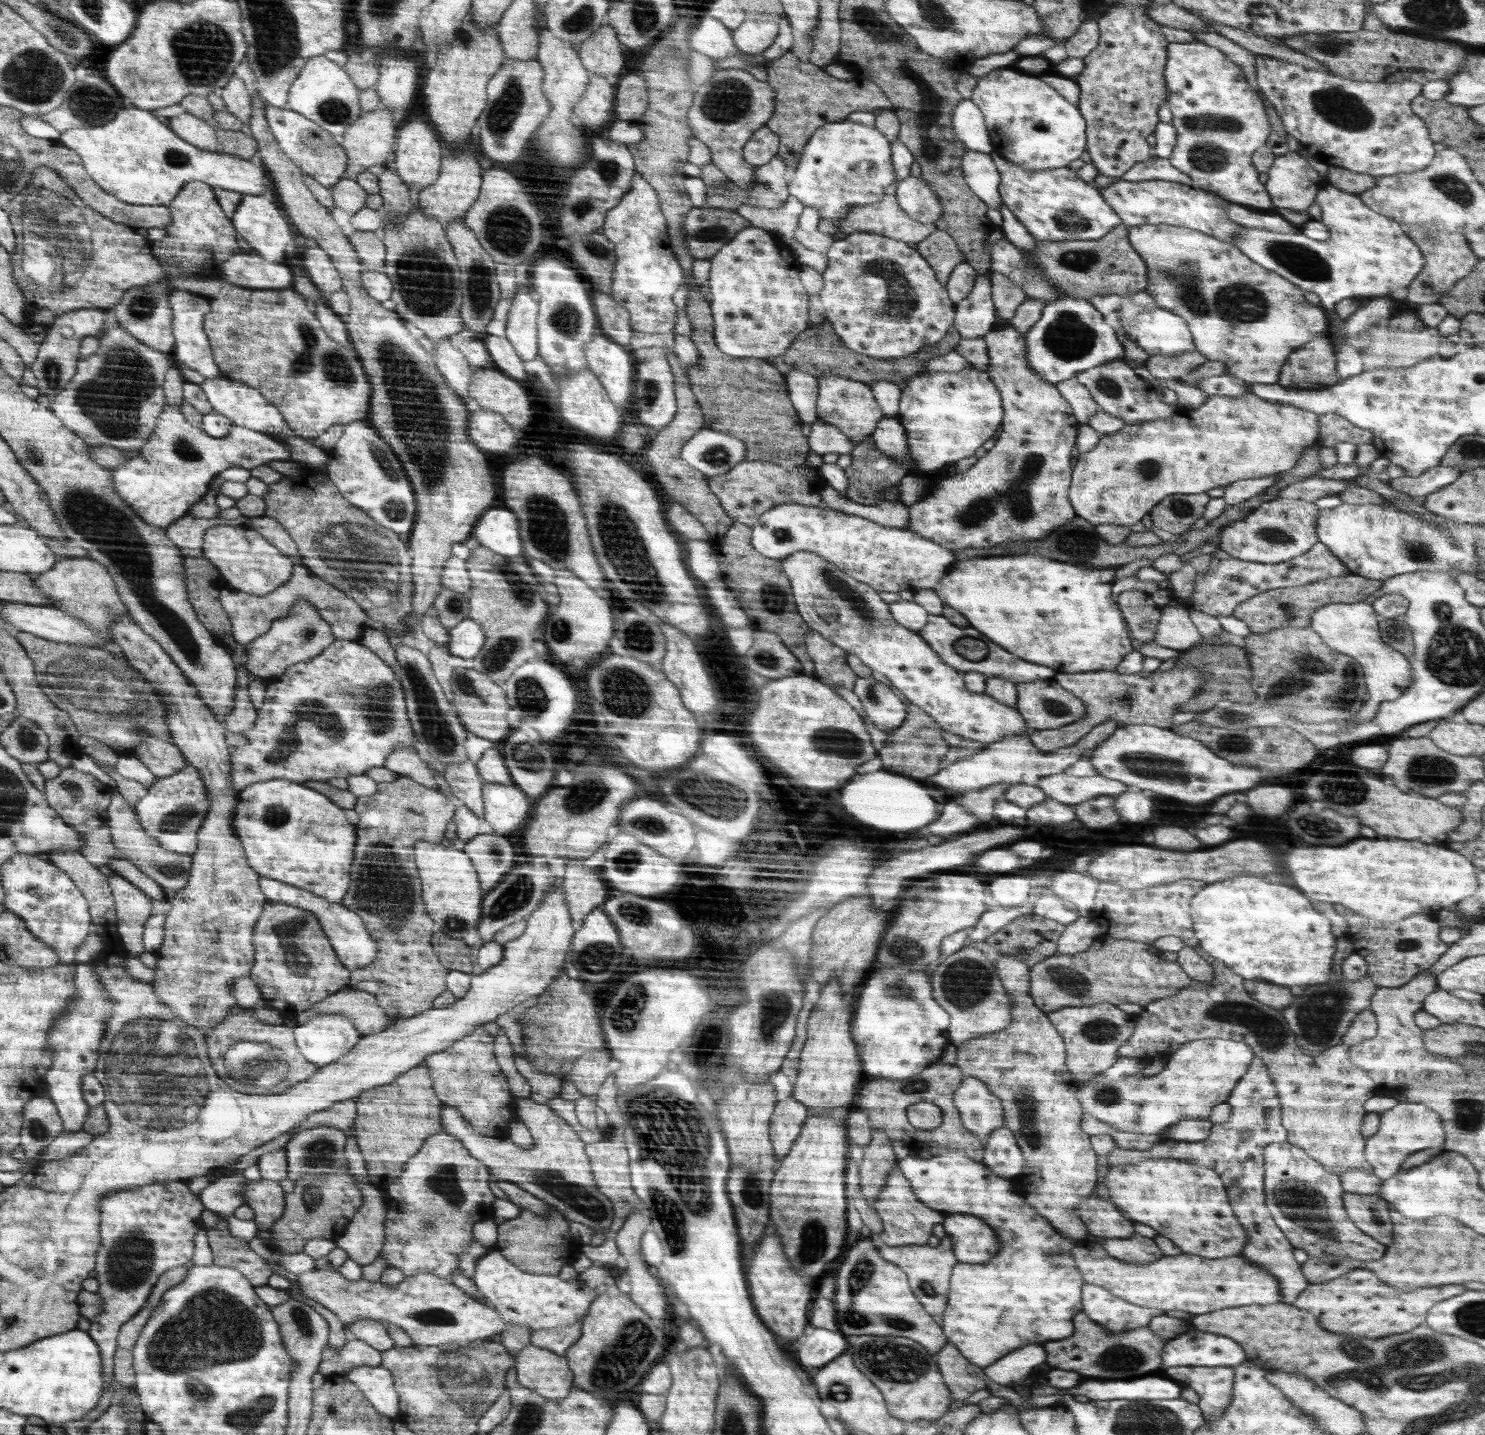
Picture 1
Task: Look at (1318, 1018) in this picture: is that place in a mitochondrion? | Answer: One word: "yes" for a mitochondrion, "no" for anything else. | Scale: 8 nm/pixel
yes

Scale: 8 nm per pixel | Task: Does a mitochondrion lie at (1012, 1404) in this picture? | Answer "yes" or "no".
no

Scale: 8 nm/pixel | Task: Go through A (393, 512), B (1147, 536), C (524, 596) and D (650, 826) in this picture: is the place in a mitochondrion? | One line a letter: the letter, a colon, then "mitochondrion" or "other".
A: mitochondrion
B: other
C: mitochondrion
D: mitochondrion

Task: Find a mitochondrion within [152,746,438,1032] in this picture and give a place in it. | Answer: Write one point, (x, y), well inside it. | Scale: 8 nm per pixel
(384, 891)

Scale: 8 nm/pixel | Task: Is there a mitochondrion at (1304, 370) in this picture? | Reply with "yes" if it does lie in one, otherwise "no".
yes

